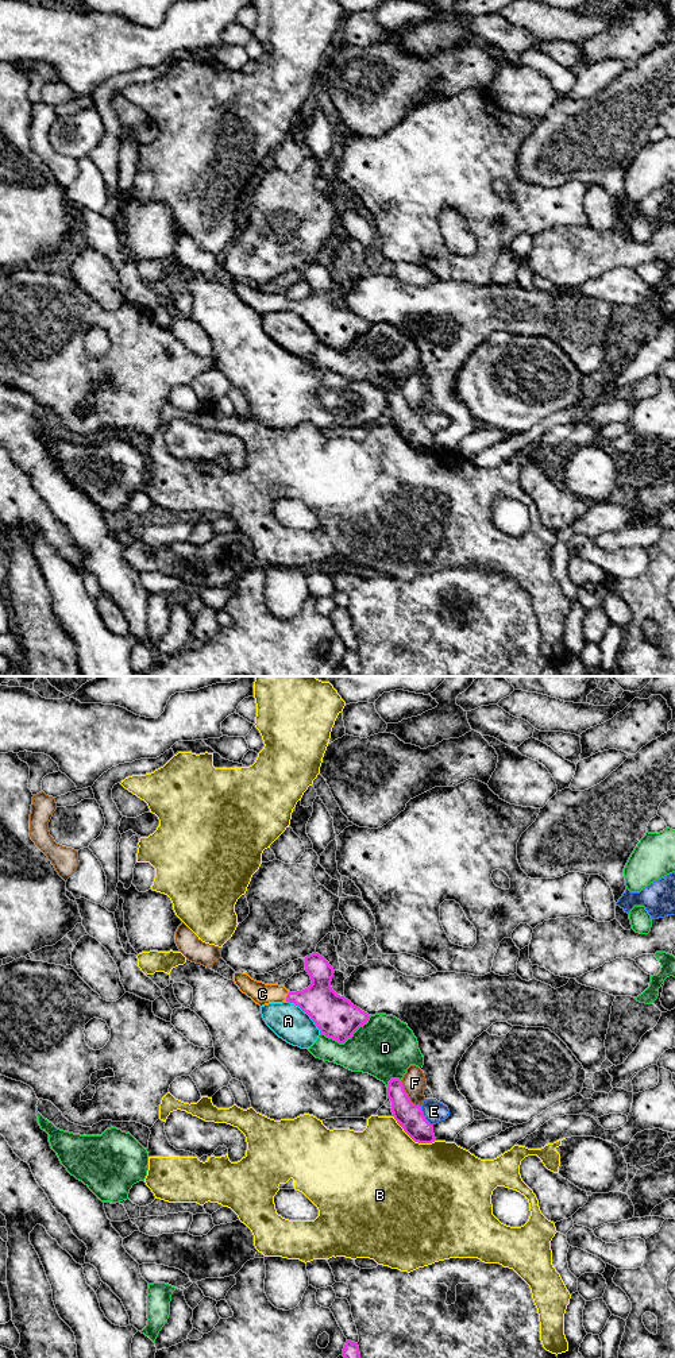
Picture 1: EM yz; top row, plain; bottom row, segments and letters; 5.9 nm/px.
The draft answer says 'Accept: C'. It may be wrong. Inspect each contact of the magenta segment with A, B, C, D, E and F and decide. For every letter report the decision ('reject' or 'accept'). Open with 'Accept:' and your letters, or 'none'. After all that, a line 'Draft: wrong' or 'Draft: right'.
Accept: C
A: reject
B: reject
C: accept
D: reject
E: reject
F: reject
Draft: right

